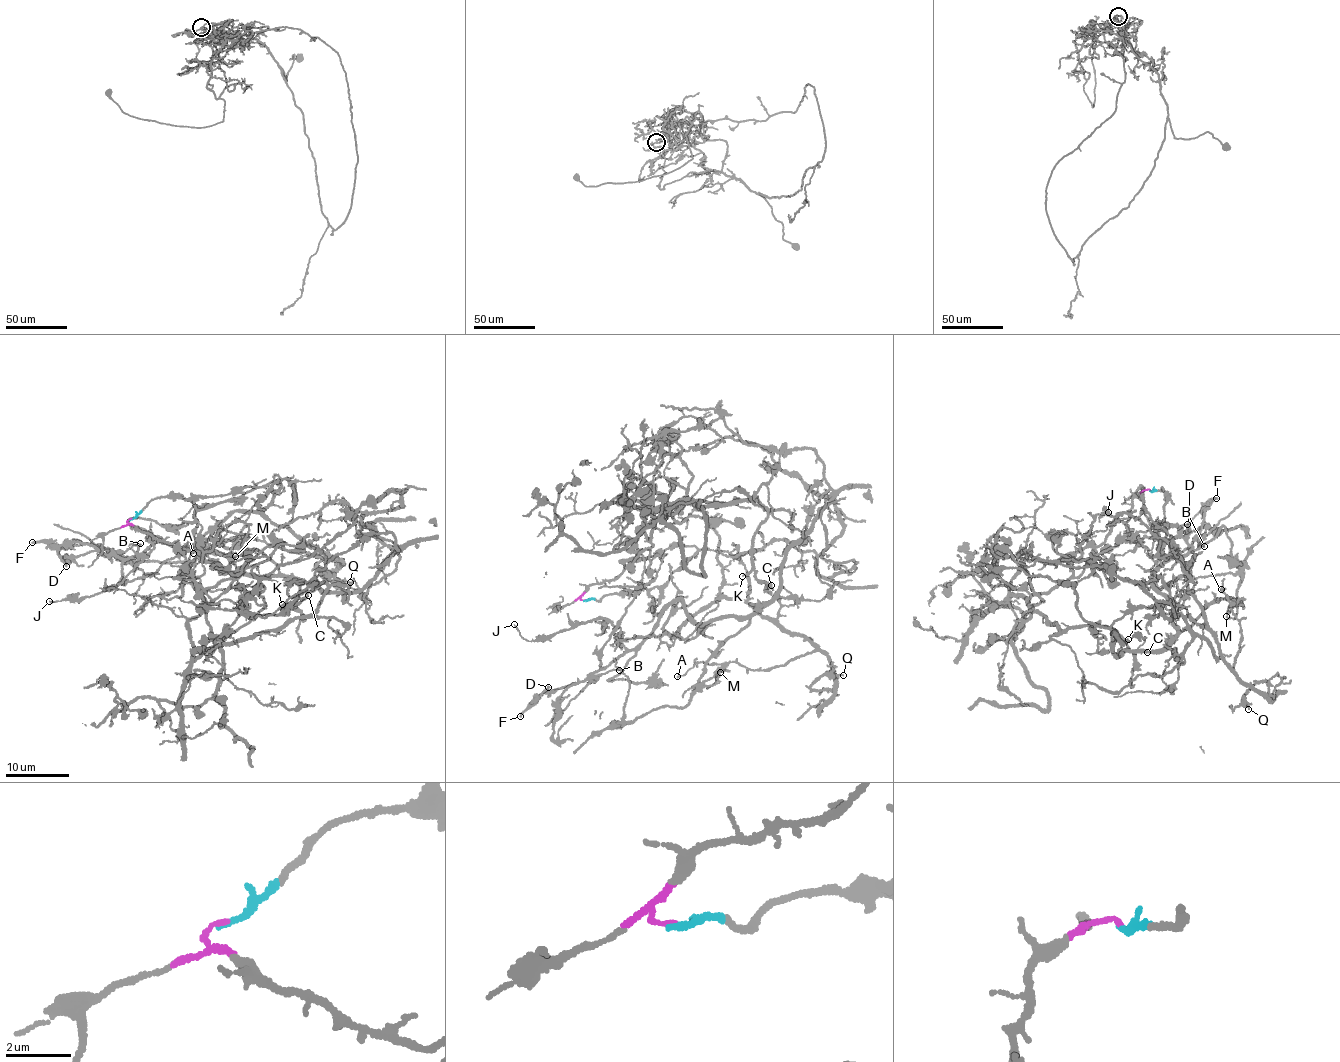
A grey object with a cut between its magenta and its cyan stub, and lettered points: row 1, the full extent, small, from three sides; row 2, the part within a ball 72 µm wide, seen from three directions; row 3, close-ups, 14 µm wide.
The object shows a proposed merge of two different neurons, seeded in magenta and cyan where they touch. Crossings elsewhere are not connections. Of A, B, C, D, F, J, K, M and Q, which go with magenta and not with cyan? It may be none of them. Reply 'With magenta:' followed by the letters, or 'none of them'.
With magenta: C, K

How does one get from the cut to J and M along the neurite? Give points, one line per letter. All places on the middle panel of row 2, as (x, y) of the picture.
J: (584, 600), (640, 587), (659, 617), (628, 649), (620, 630), (603, 618), (534, 641), (514, 624)
M: (584, 600), (640, 587), (657, 616), (681, 601), (697, 623), (748, 617), (699, 682), (715, 684), (720, 672)

